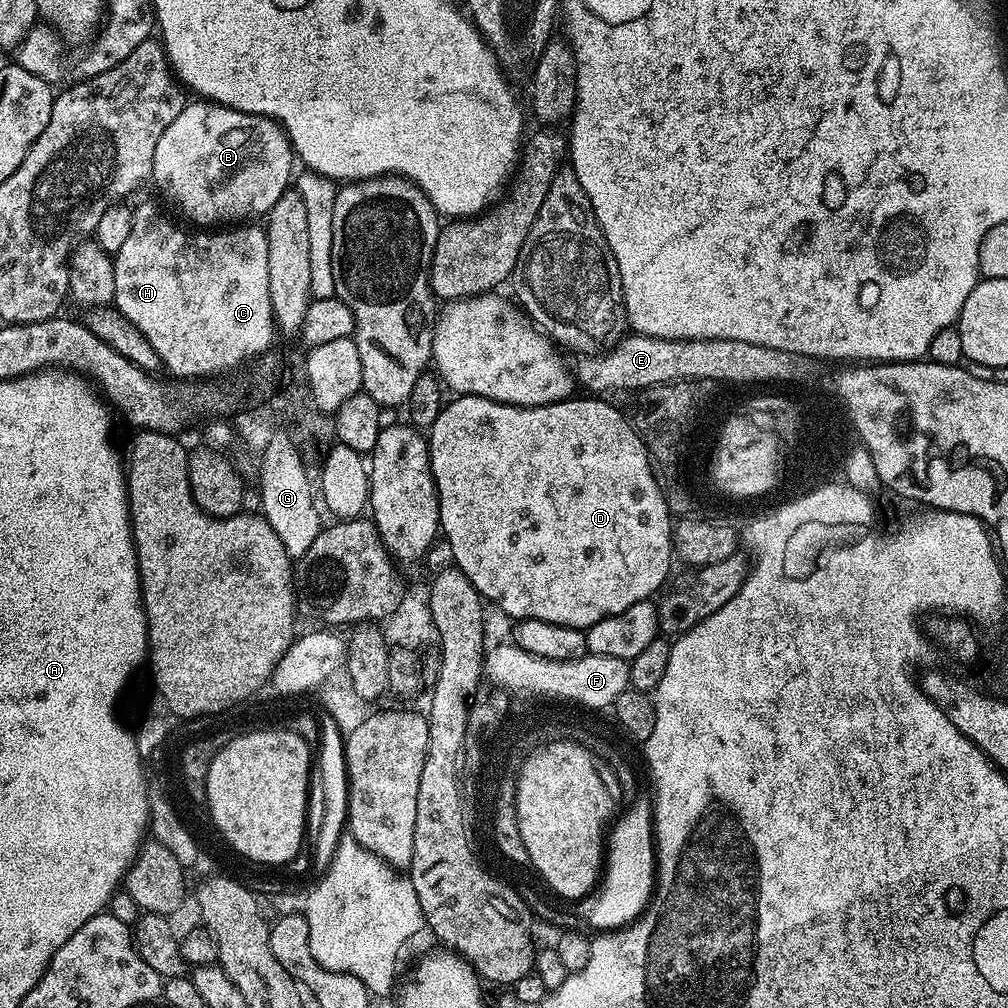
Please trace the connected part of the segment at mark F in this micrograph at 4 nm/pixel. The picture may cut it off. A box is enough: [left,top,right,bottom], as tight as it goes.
[488,647,629,708]

